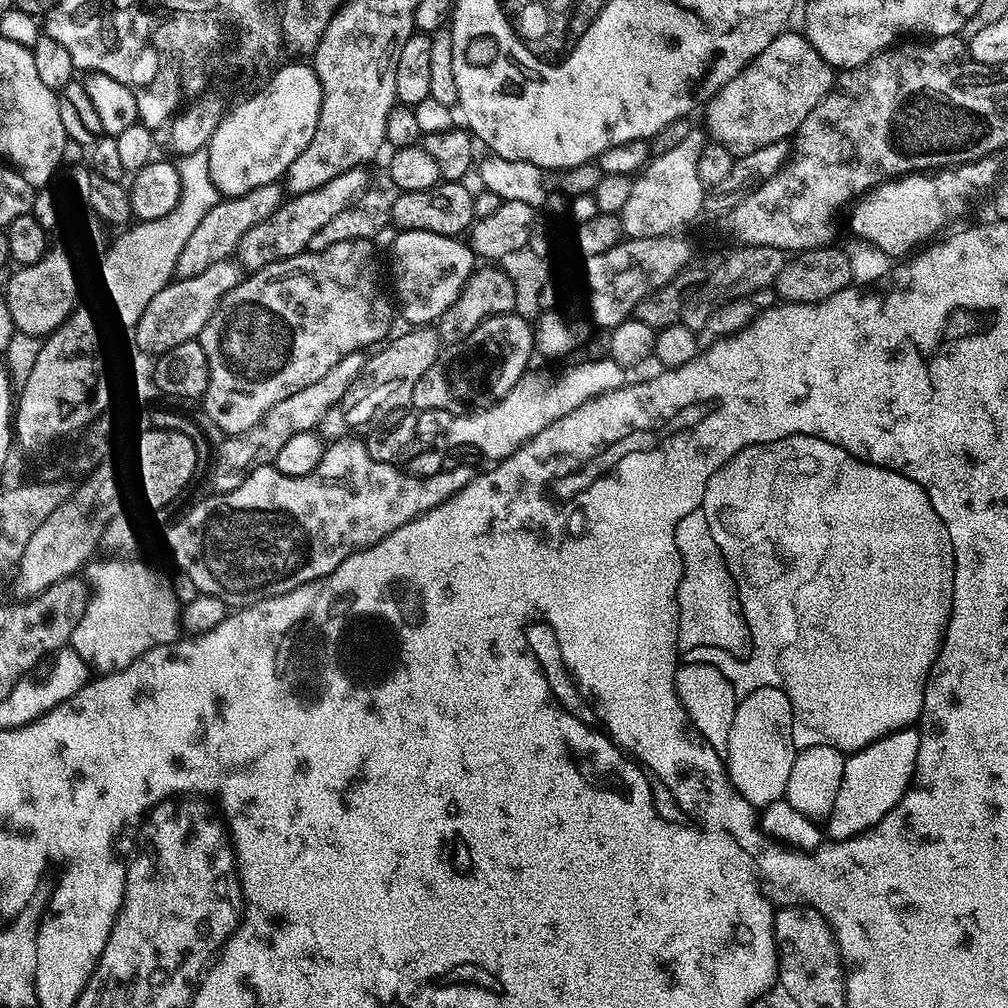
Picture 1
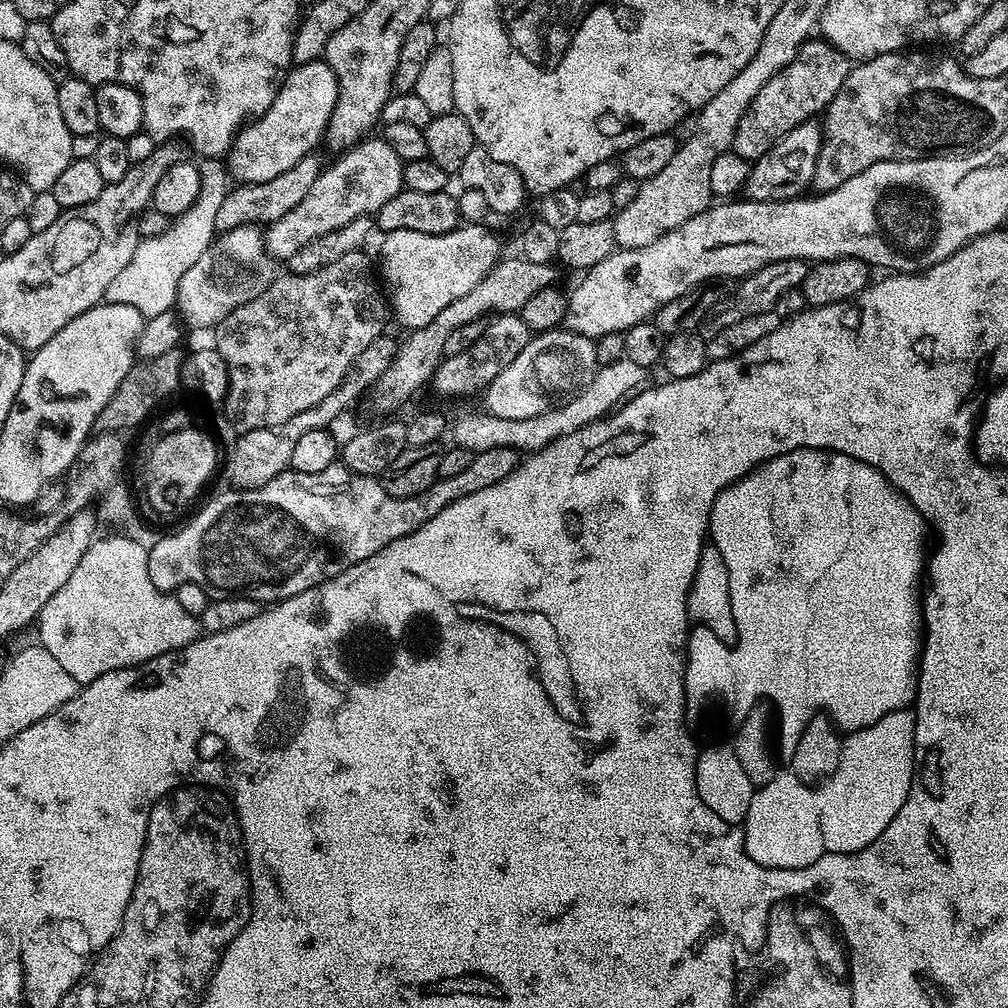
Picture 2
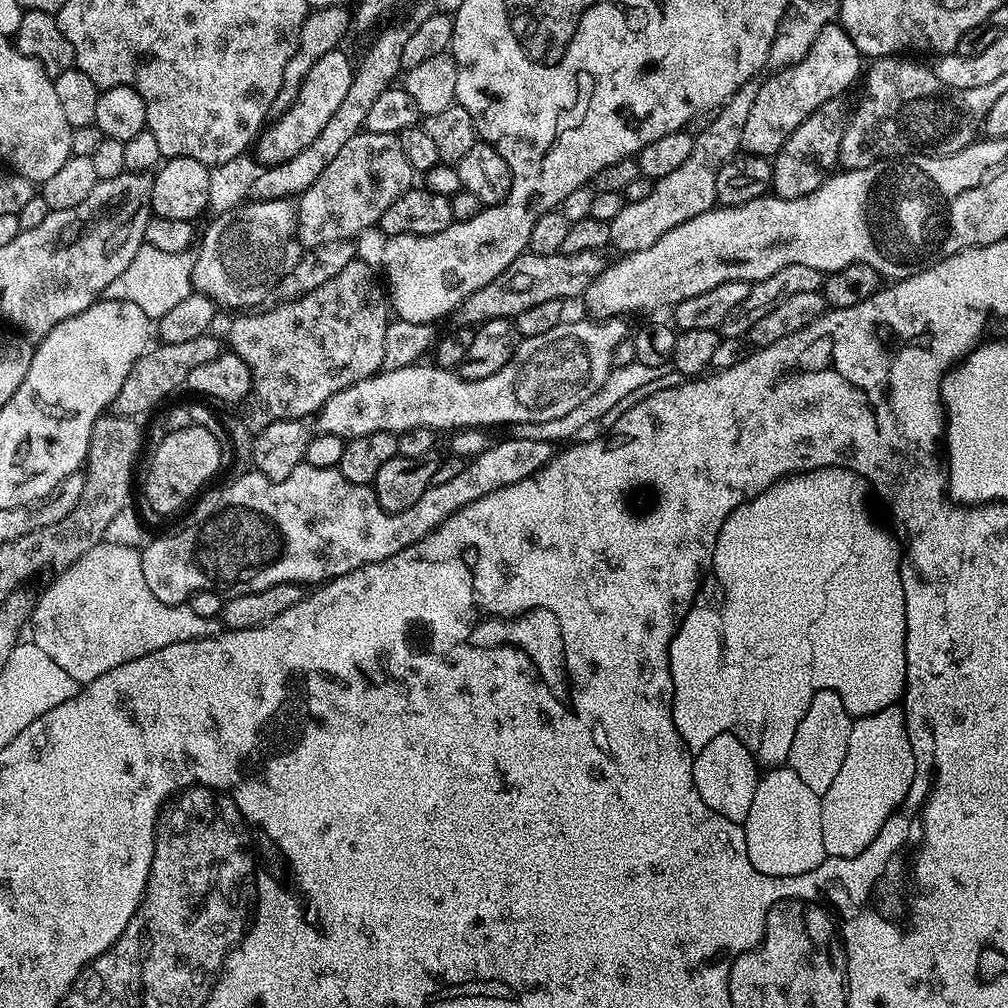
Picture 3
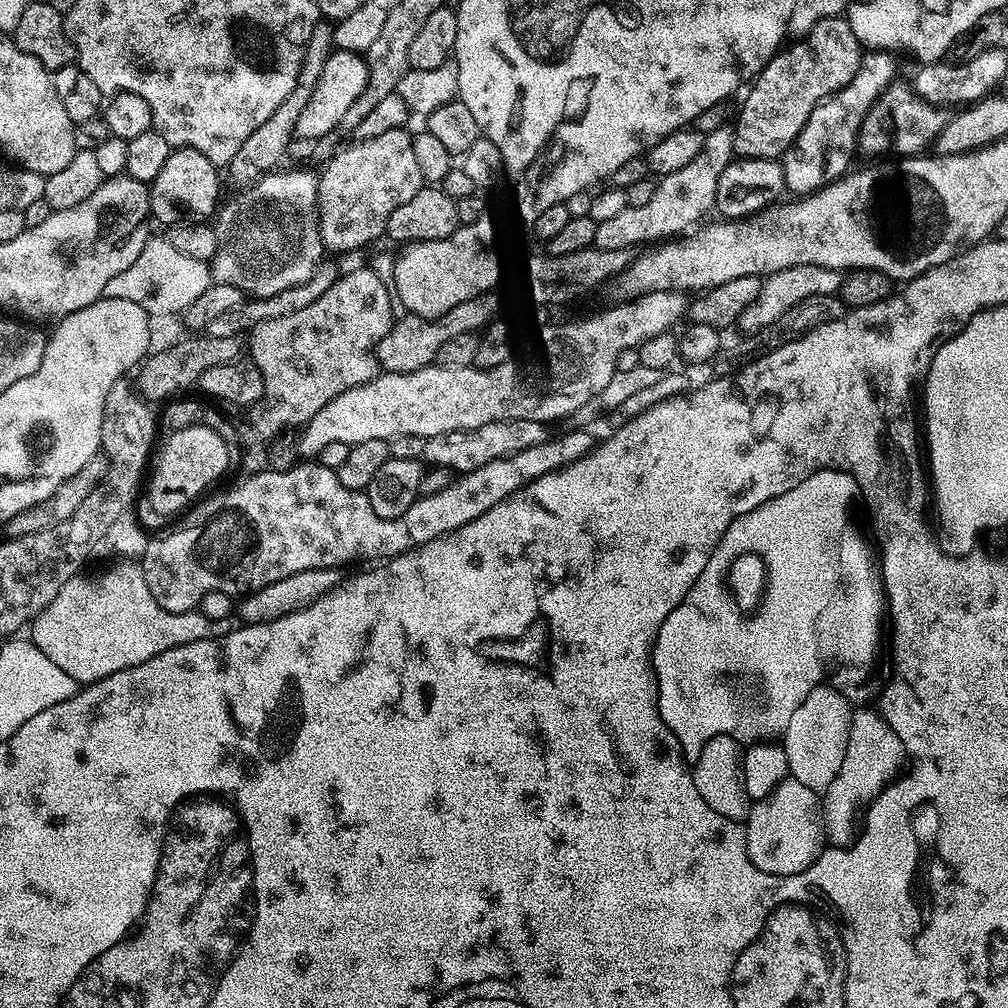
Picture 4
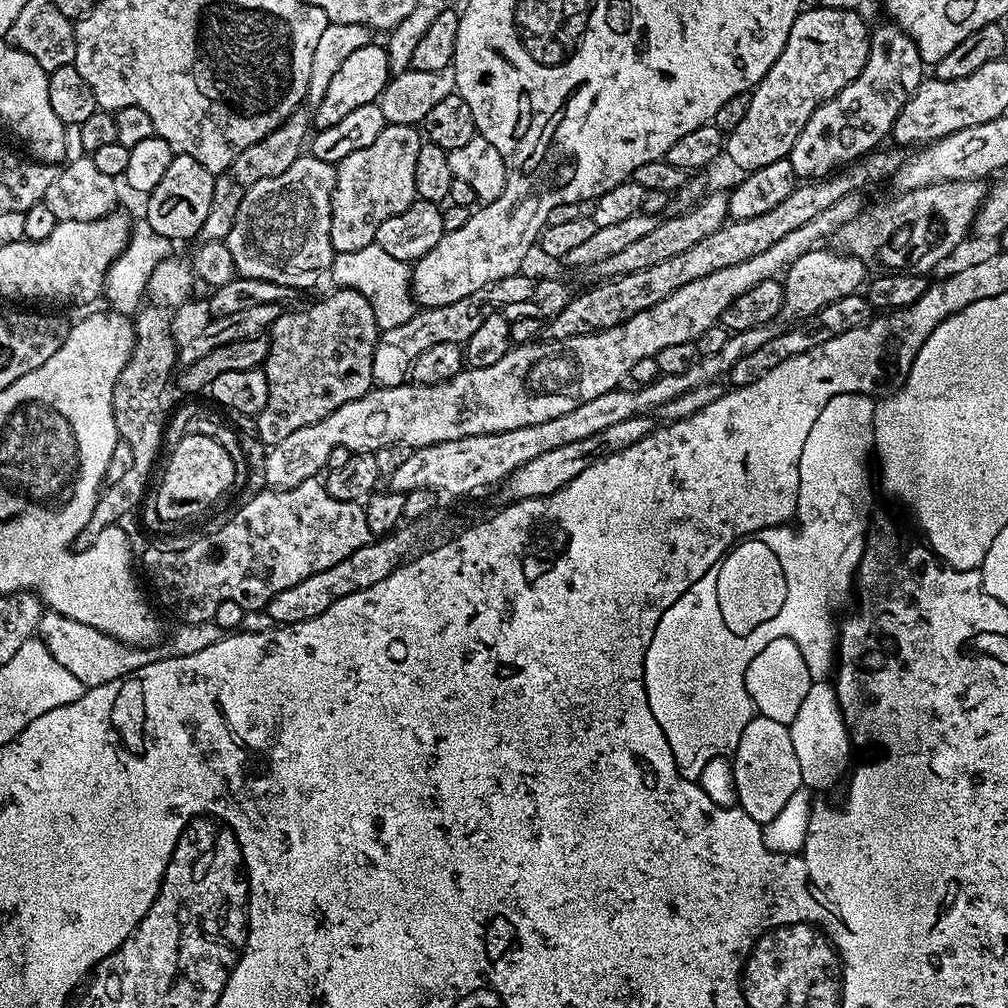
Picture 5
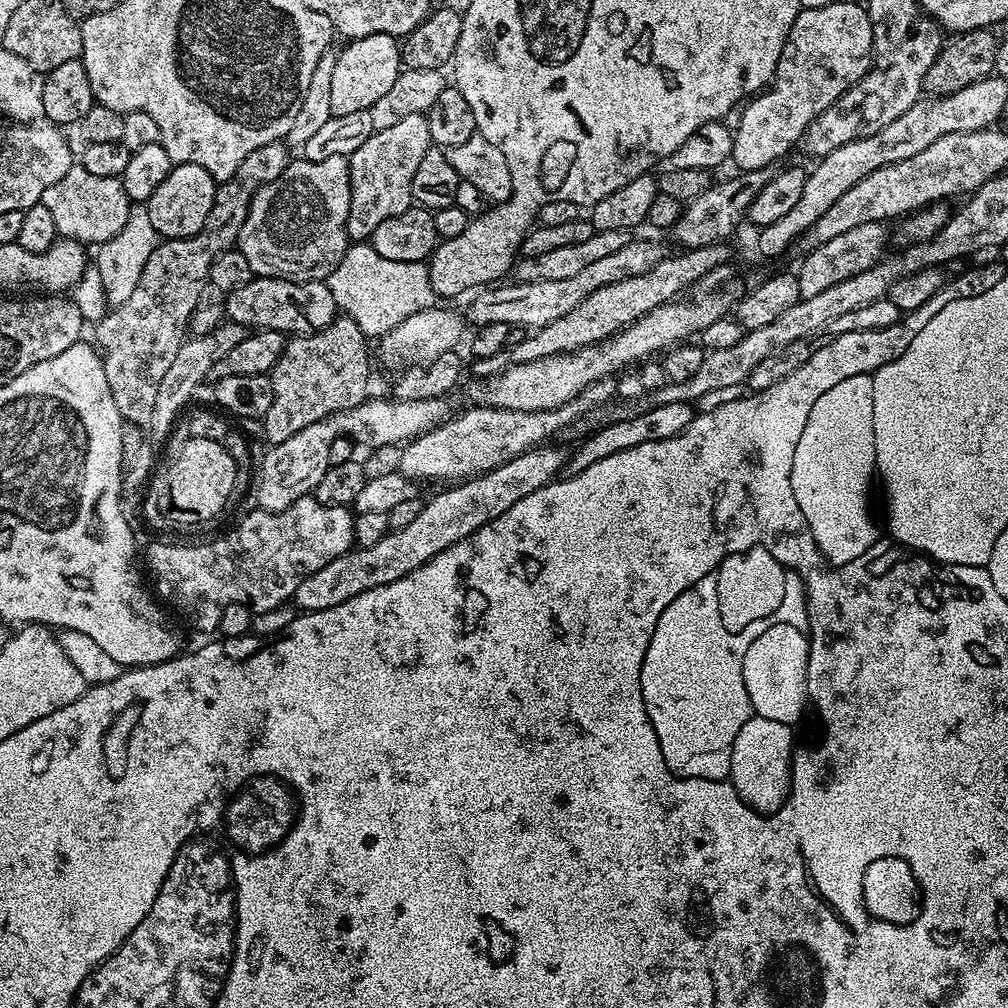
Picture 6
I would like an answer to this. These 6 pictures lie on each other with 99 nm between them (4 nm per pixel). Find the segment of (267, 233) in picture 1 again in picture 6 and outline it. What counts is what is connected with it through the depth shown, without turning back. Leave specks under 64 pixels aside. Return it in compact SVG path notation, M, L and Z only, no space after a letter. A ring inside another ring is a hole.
M410 114L395 126L389 126L386 130L373 131L372 136L366 138L366 142L362 142L362 146L358 146L358 150L354 150L352 156L347 157L350 170L350 214L346 218L346 230L349 241L371 241L374 230L378 230L379 224L386 222L386 218L394 218L413 207L414 174L418 171L418 165L422 163L422 158L430 147L433 147L433 143L428 129L427 115Z

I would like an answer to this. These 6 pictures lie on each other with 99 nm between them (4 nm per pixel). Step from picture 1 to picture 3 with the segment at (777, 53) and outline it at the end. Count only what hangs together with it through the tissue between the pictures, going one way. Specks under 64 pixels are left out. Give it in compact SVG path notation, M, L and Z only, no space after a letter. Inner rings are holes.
M833 22L822 26L822 34L814 38L814 46L802 58L802 62L791 64L771 73L772 77L756 89L754 106L750 106L750 115L746 118L746 127L742 130L741 149L750 156L773 157L776 151L822 106L822 102L843 97L844 91L862 76L862 57L858 46L850 42L850 34L840 23Z

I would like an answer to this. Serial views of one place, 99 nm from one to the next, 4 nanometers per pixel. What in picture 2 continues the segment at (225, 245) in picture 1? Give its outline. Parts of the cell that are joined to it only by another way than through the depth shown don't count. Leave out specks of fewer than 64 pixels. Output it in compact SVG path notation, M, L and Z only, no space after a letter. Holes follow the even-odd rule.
M309 154L303 156L290 170L278 174L278 178L270 178L270 182L258 182L257 184L240 184L233 187L226 194L222 202L222 207L218 210L218 222L216 223L217 233L229 232L232 228L237 228L243 224L254 224L257 226L267 226L282 218L289 210L294 210L302 198L306 198L310 186L318 182L322 171L319 155Z

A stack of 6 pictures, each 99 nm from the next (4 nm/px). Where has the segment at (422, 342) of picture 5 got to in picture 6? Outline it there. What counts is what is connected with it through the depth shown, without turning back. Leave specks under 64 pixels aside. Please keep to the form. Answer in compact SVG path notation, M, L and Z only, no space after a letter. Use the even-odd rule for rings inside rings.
M629 239L622 250L602 258L599 262L594 262L591 266L586 266L579 274L574 274L574 278L566 278L562 282L550 282L549 280L535 280L530 284L523 282L503 283L501 286L492 286L487 290L480 290L468 304L466 320L469 325L479 326L481 324L493 324L502 322L509 326L515 324L529 324L529 329L537 330L546 327L550 322L555 322L558 318L565 317L570 310L574 310L588 295L593 294L602 286L609 286L614 282L620 282L624 278L632 278L638 274L646 274L662 259L662 252L656 244L651 244L648 240Z

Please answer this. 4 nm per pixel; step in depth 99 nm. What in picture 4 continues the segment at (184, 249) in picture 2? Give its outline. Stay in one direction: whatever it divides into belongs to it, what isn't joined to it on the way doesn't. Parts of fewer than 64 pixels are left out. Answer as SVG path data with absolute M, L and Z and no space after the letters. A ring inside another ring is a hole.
M163 235L139 245L140 253L122 274L110 278L106 282L104 296L110 298L126 298L126 302L138 302L149 317L154 315L174 314L180 316L195 302L214 282L212 269L207 263L190 254L182 254Z

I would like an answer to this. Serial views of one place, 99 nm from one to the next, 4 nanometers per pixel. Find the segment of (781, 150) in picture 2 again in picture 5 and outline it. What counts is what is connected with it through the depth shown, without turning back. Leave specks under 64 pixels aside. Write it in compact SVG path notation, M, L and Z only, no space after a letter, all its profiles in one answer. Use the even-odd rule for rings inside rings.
M883 23L871 29L868 57L862 74L858 74L858 78L854 78L854 82L850 82L850 86L842 89L837 96L830 98L822 106L818 106L814 114L810 114L810 122L802 126L802 134L798 134L798 142L794 142L790 154L786 157L790 166L794 166L797 181L823 180L824 177L831 176L843 166L867 156L873 149L879 149L889 139L892 123L898 118L902 106L914 94L914 90L918 90L920 81L925 79L926 65L918 54L918 46L897 24Z

